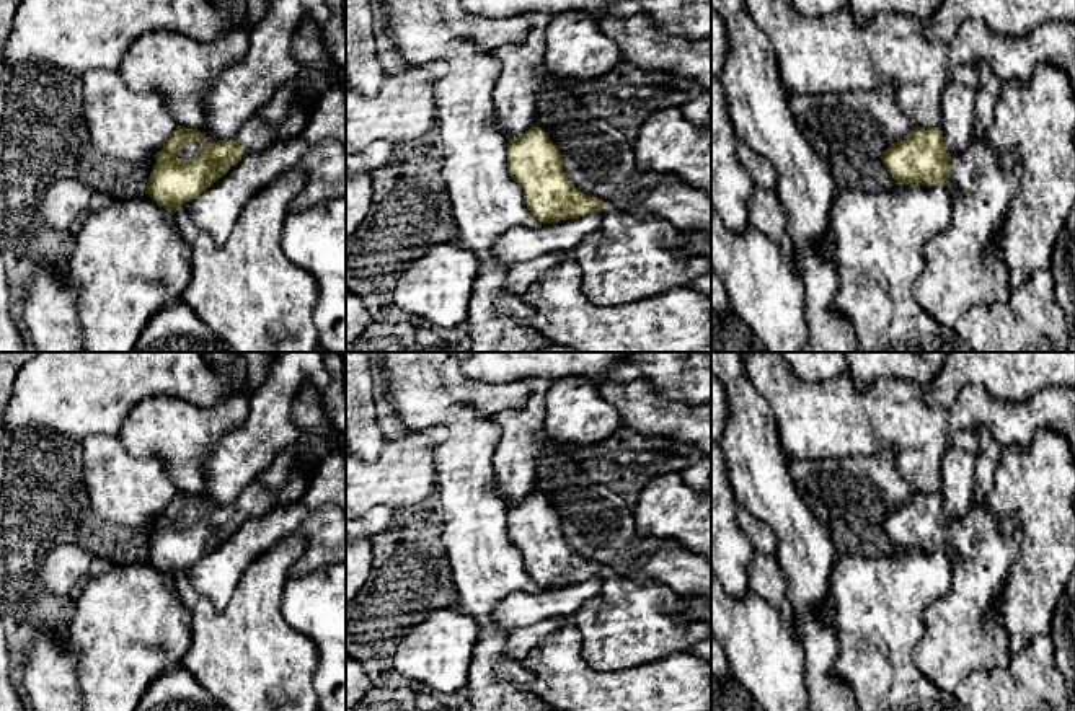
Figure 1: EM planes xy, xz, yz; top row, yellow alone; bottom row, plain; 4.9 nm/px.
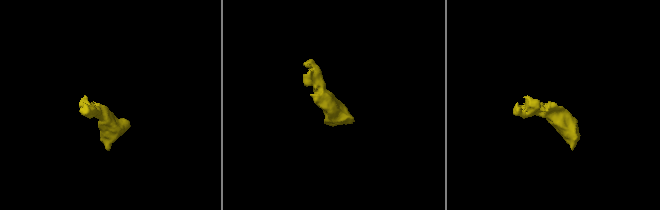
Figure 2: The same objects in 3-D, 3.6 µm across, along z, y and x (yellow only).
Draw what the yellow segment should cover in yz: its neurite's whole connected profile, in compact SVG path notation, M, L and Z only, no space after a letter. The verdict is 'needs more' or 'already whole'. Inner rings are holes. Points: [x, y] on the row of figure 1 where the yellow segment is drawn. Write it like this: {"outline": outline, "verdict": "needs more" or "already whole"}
{"outline": "M914 127L904 140L887 148L881 160L902 186L944 186L953 199L951 227L927 241L927 267L914 284L914 297L928 316L944 328L954 328L974 307L1006 302L1011 294L1008 267L997 245L997 233L1016 194L1020 168L1005 170L998 150L975 130L969 145L951 158L941 127Z", "verdict": "needs more"}

